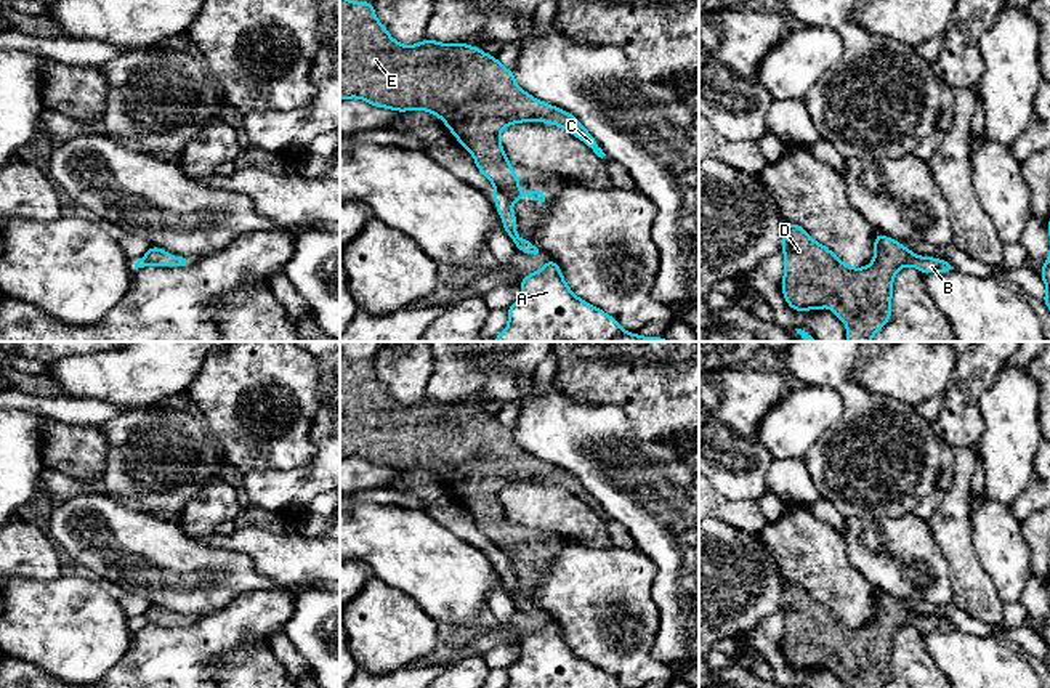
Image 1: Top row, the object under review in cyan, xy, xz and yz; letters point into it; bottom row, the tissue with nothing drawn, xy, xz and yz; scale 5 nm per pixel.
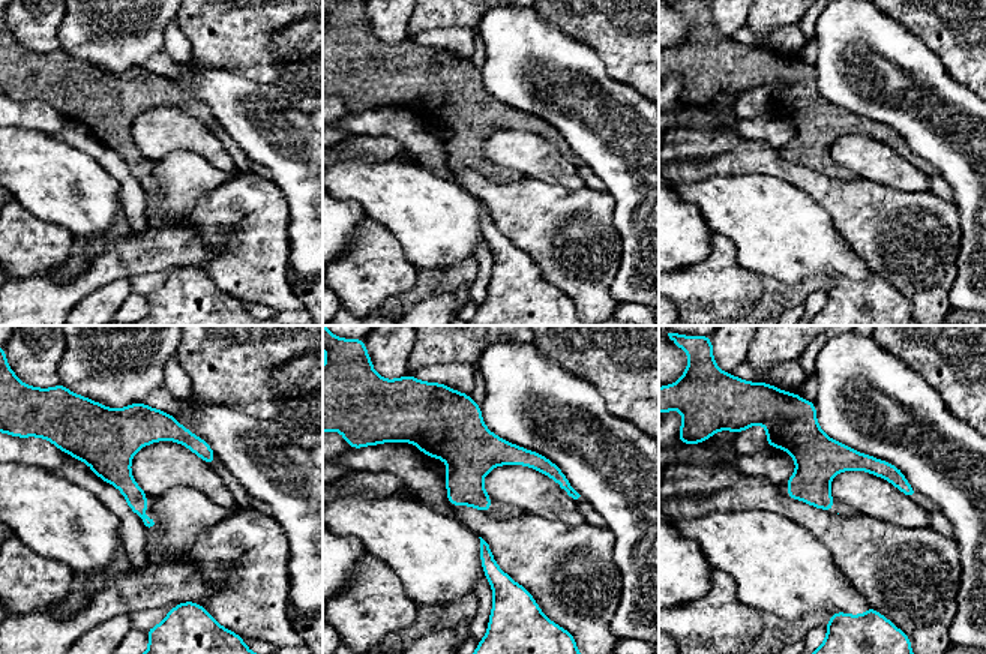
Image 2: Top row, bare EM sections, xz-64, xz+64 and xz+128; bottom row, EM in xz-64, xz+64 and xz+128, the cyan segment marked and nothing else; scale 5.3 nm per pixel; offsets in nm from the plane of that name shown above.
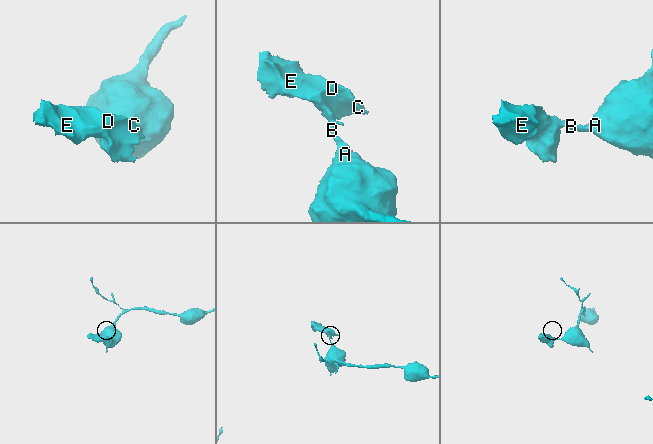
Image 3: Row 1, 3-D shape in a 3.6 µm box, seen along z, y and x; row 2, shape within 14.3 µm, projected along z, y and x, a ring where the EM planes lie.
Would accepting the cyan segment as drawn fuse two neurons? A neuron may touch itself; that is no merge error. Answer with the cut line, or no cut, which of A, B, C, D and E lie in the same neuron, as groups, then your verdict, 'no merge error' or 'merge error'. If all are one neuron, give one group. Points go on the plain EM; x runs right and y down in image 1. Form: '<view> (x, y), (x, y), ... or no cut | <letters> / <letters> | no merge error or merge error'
xz (496, 550), (500, 550), (510, 560) | A B / C D E | merge error

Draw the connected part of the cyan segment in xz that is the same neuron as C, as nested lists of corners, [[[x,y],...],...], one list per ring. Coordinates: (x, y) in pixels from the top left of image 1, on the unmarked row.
[[[340,350],[340,460],[359,457],[375,467],[396,471],[428,470],[438,475],[476,521],[476,528],[494,544],[495,552],[510,560],[534,558],[545,561],[542,550],[519,552],[519,536],[513,531],[500,502],[507,484],[545,481],[567,489],[598,516],[606,513],[598,500],[572,473],[535,459],[515,441],[515,431],[492,414],[468,403],[441,403],[425,398],[401,404],[377,378],[372,361],[349,361]]]

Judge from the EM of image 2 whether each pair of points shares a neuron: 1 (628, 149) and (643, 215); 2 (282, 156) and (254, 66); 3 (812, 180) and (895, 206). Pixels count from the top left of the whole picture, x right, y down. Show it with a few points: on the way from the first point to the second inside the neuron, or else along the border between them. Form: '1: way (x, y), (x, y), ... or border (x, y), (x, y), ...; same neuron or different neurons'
1: way (643, 165), (643, 198); same neuron
2: border (225, 68), (233, 68), (252, 80), (273, 84); different neurons
3: way (833, 195), (853, 206), (874, 206); same neuron

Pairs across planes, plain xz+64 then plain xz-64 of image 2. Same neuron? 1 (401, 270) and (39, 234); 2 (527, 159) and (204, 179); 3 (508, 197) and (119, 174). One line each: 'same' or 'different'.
1: same
2: different
3: different

